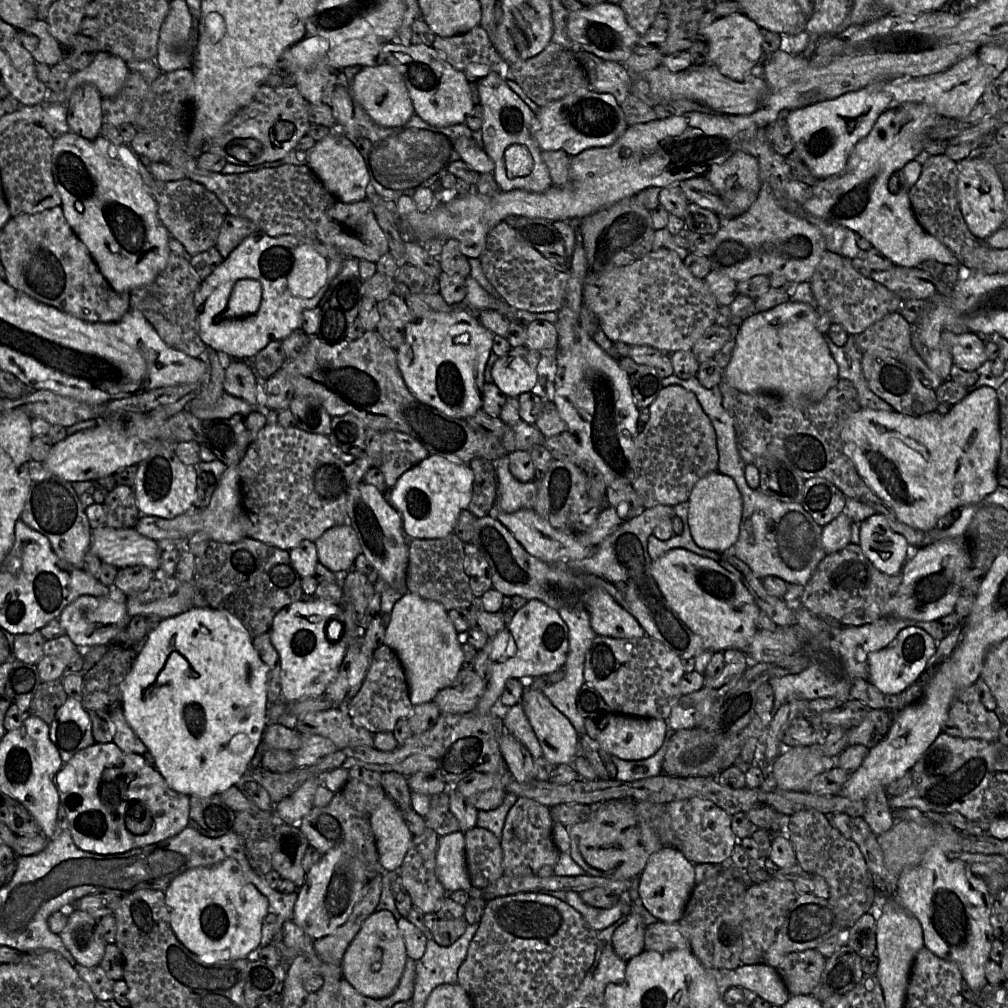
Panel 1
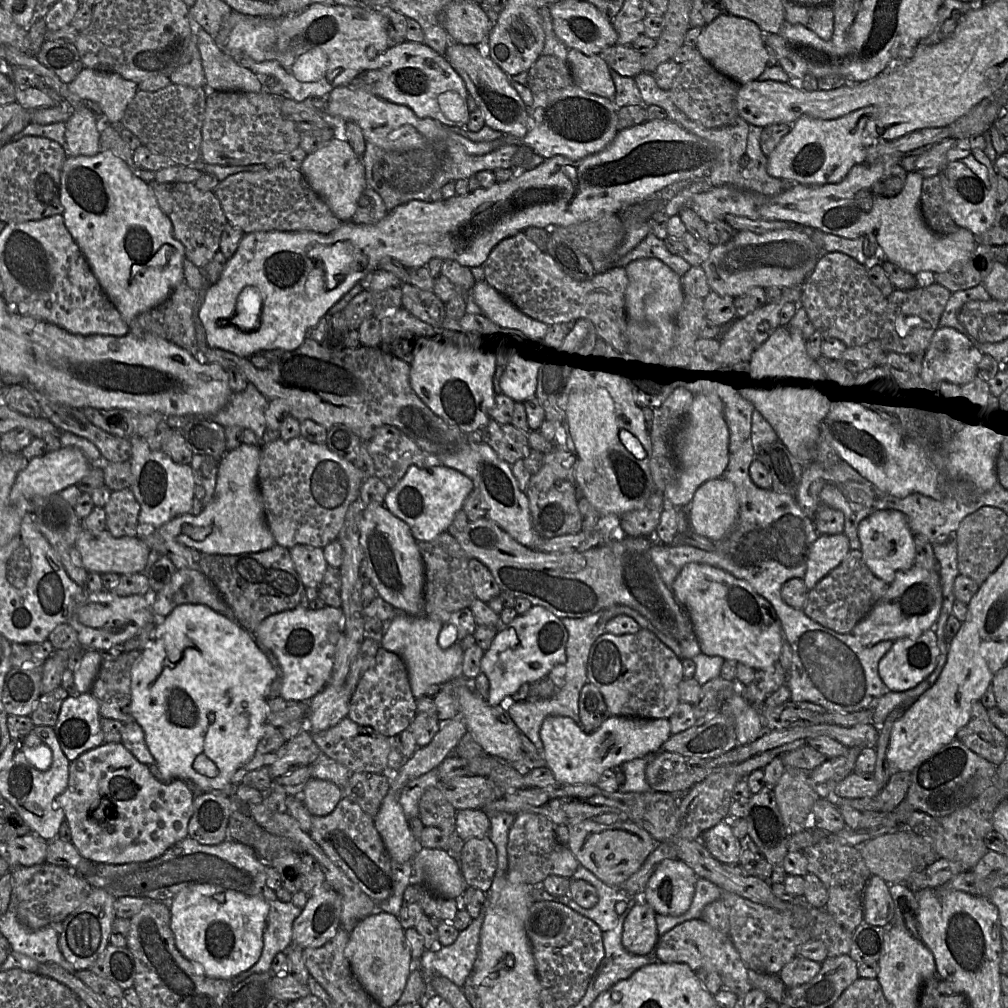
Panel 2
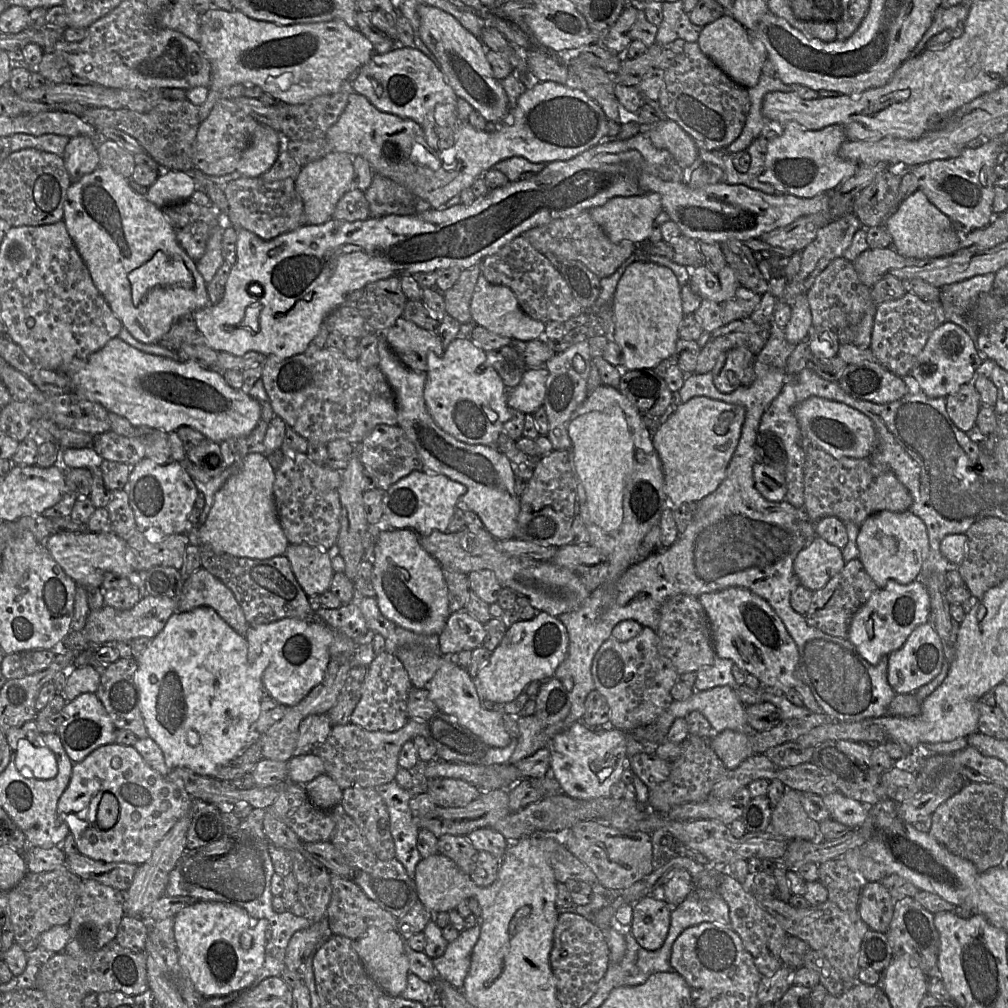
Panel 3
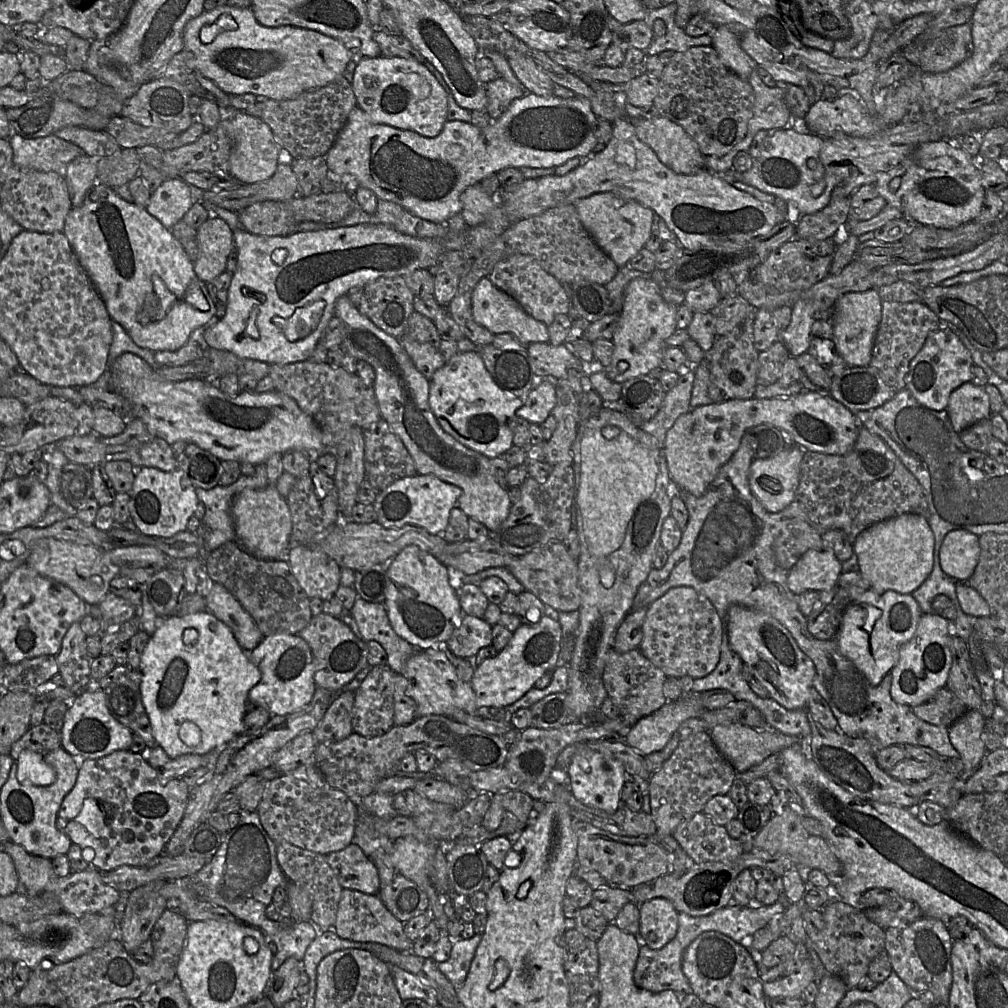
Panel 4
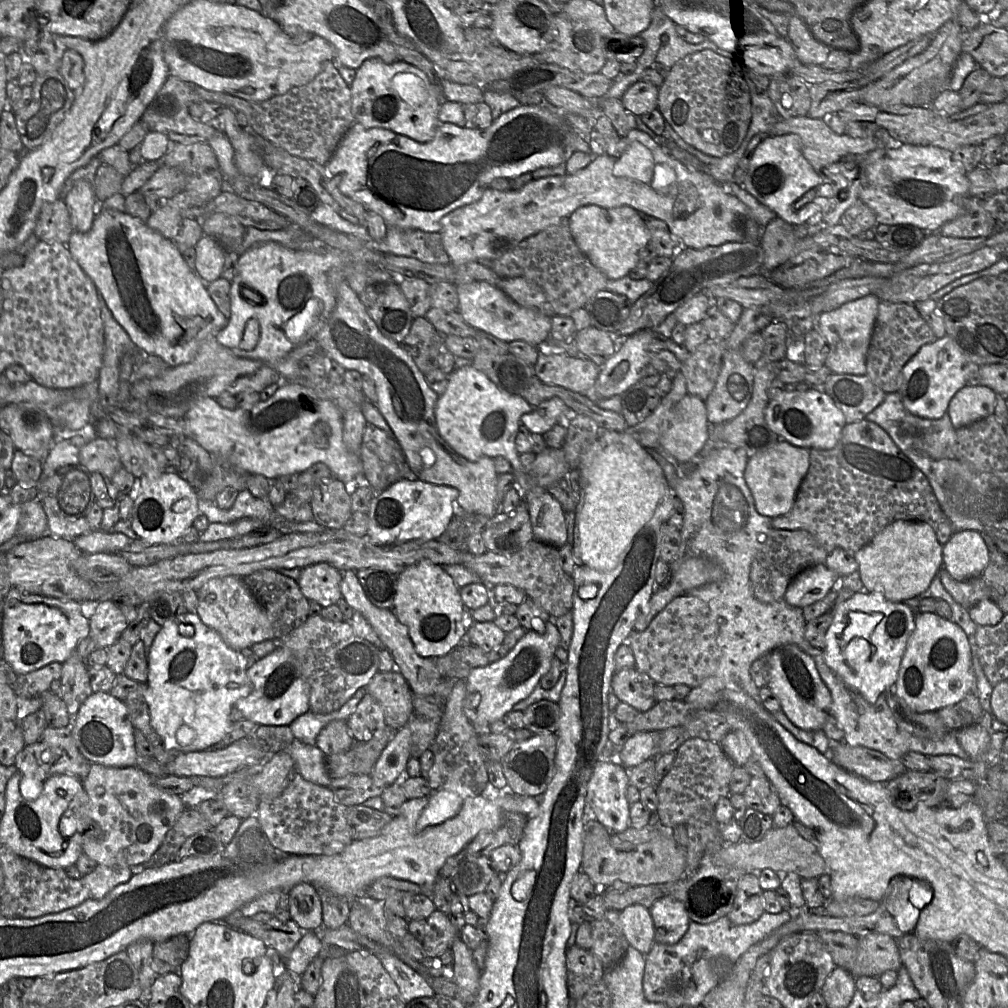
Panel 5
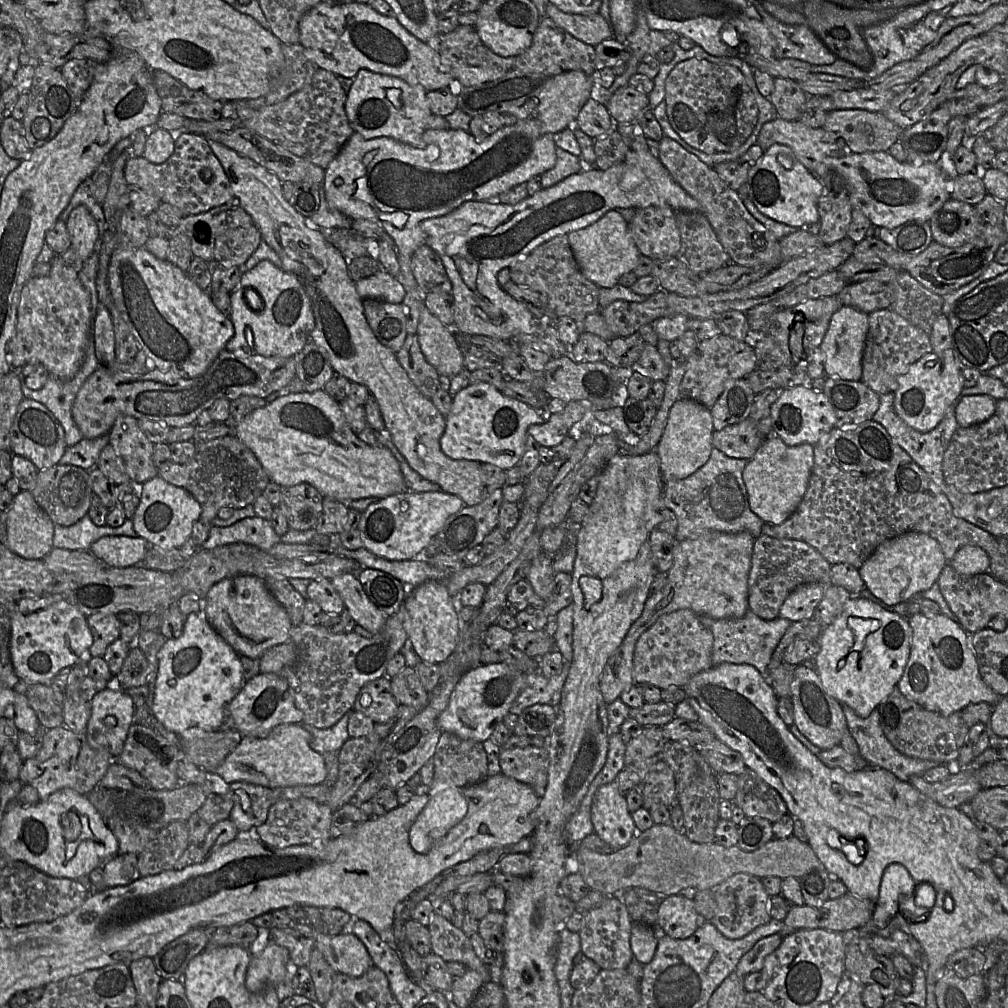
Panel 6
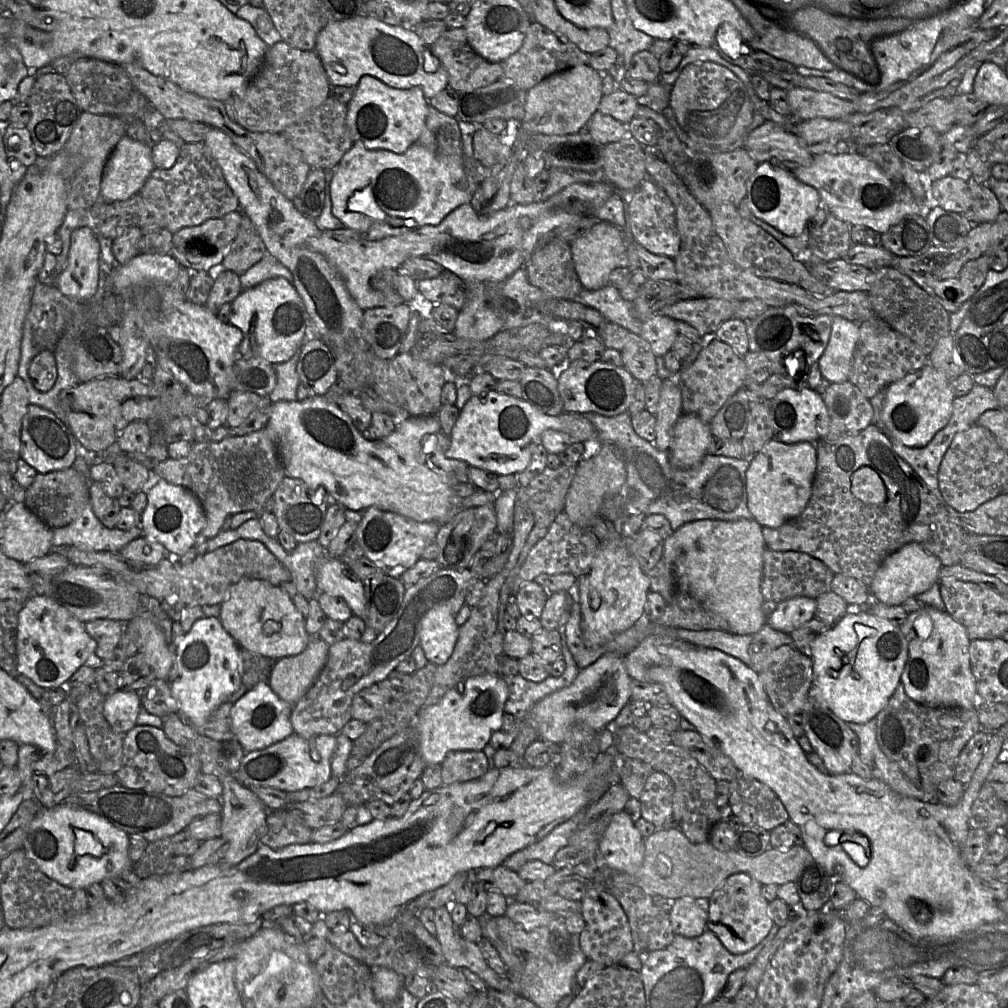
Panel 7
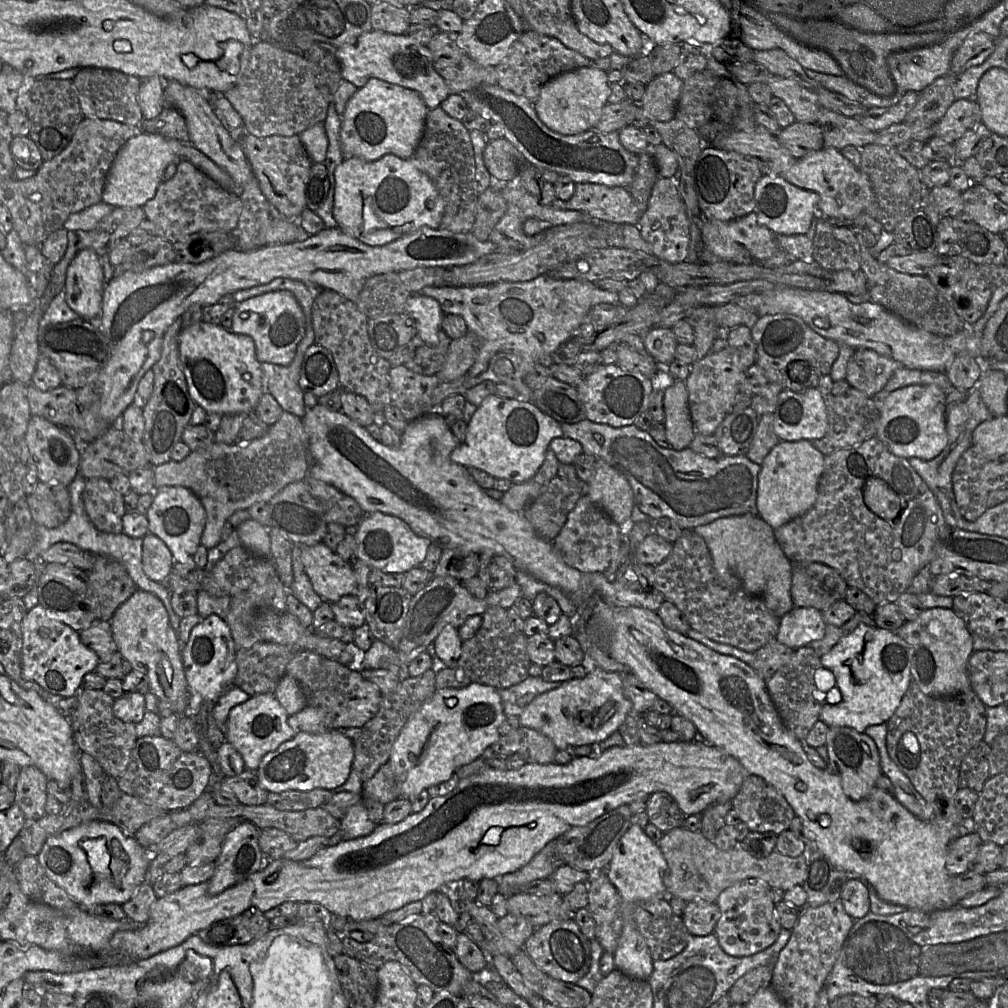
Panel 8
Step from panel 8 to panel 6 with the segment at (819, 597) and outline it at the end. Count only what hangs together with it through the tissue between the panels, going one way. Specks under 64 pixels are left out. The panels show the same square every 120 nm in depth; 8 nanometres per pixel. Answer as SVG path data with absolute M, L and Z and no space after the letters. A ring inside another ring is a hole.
M763 535L753 547L748 575L749 609L763 620L776 619L787 596L799 586L809 583L831 585L831 566L816 549L803 541Z

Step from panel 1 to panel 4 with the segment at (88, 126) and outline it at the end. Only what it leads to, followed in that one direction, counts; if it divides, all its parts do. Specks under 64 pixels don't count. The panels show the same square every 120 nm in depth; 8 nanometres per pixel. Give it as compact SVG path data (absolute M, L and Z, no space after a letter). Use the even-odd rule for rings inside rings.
M82 153L69 162L65 174L71 205L79 207L97 182L96 159Z

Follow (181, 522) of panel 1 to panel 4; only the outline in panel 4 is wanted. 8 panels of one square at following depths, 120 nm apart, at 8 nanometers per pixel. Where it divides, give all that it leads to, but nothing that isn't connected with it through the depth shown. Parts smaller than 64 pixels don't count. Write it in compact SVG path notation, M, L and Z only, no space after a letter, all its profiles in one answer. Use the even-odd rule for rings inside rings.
M276 485L262 489L244 489L234 499L231 514L236 532L236 542L248 553L262 560L285 560L291 548L291 515L286 500L279 494Z

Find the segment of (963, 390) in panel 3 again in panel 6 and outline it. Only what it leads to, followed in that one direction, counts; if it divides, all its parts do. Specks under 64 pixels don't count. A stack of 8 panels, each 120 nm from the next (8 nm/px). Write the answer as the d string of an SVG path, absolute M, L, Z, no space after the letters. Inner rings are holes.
M989 395L960 397L955 408L959 427L970 427L989 420L996 413L996 403Z

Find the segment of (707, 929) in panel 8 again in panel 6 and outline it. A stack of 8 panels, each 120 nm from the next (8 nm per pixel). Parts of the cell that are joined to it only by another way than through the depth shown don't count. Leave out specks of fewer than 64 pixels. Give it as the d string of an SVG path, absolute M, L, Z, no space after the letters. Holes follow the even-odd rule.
M681 893L663 897L657 907L657 925L665 935L687 939L700 925L691 894Z

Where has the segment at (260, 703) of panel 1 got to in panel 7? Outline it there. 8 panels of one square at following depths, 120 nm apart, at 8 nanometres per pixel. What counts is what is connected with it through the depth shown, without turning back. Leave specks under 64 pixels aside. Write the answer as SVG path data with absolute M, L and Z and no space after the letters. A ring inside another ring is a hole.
M204 617L197 620L191 630L175 646L175 660L169 677L173 698L178 703L179 714L192 723L204 723L209 716L236 692L241 682L241 648L236 640L224 629L217 617Z

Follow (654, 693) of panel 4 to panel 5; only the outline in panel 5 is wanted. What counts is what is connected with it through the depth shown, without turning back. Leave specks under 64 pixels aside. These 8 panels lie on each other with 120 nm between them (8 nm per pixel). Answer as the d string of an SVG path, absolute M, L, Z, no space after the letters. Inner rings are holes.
M634 668L616 671L612 678L612 691L620 701L639 712L645 712L657 702L654 696L655 681L646 673Z

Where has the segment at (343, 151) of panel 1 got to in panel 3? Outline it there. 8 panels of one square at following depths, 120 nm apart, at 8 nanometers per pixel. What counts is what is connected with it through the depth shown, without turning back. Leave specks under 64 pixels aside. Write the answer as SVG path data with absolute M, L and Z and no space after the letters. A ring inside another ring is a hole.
M332 151L325 157L302 167L295 179L296 191L300 195L306 224L318 225L330 220L338 201L354 187L354 163L352 156Z

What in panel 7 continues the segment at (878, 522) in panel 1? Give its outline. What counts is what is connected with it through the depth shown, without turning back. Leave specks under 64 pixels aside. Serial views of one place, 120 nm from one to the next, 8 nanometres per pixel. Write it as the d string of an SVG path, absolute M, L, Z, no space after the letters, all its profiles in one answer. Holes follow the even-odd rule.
M910 542L888 555L875 573L868 586L875 601L887 605L902 605L910 597L915 597L938 582L942 563L938 557L927 552L919 543Z

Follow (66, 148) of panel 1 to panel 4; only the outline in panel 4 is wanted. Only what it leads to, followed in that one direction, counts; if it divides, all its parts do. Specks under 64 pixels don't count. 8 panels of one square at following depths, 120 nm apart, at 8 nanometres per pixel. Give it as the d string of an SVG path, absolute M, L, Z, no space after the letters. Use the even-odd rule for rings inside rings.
M96 182L83 204L70 209L63 233L100 295L111 320L120 324L139 347L152 352L175 351L187 342L194 329L216 317L215 304L206 284L196 275L194 263L171 230L145 208L123 200L113 188Z

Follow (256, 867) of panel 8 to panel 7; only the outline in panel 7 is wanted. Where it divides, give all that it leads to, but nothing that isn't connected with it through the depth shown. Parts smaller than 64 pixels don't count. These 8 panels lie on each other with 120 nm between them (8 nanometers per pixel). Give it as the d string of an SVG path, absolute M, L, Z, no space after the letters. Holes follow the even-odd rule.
M233 774L217 777L223 787L220 799L222 803L221 836L228 842L228 850L222 865L231 867L241 863L252 855L261 843L261 838L267 831L266 816L268 809L257 795L237 781Z

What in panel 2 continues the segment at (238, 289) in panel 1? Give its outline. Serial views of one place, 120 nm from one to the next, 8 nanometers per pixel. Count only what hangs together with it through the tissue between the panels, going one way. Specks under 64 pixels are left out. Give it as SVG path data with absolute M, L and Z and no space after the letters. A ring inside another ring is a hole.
M246 286L239 293L235 313L230 318L231 325L246 331L258 327L262 310L262 296L258 288Z

